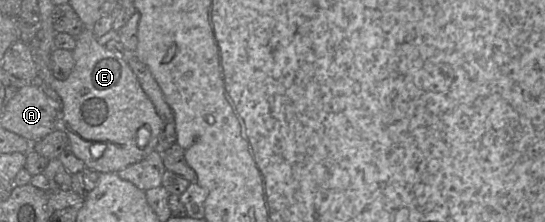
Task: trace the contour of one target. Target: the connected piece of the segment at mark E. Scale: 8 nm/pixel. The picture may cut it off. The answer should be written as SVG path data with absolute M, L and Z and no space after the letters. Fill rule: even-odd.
M85 28L76 37L76 46L72 51L74 68L67 79L56 79L49 66L49 58L37 57L38 83L48 85L57 92L61 99L58 127L69 139L69 149L82 160L88 169L100 173L118 172L129 165L145 159L158 150L162 130L162 120L154 104L142 89L127 58L116 55L99 44L91 28Z

